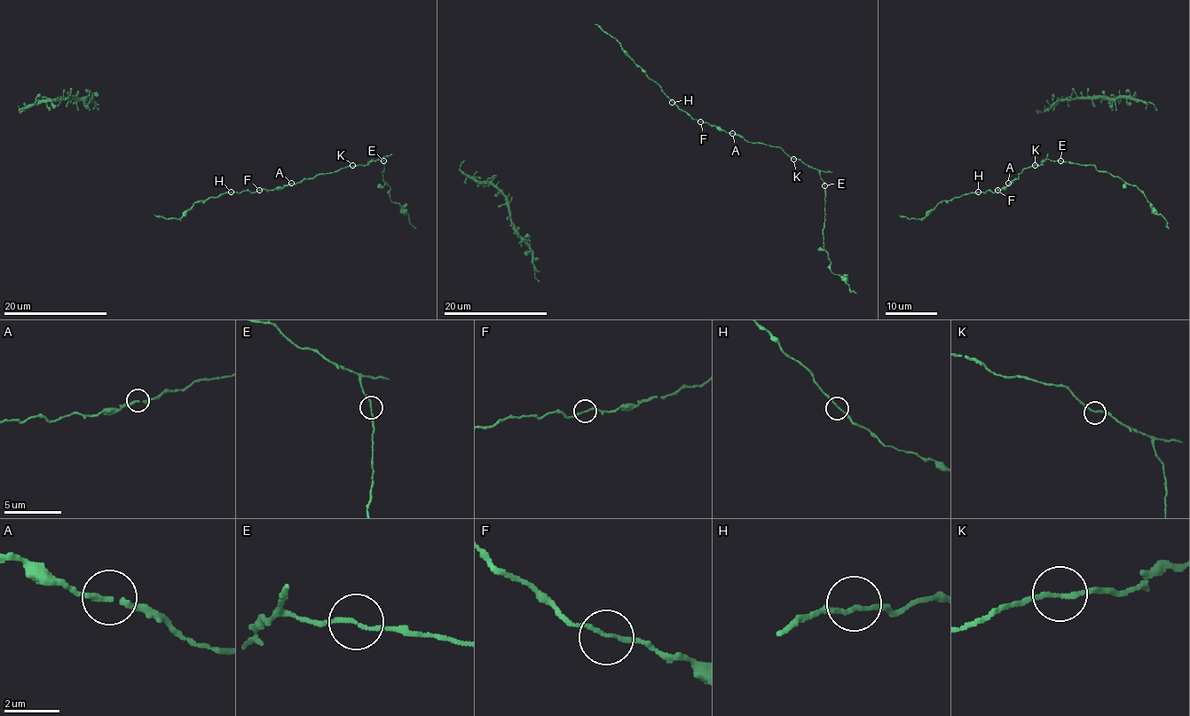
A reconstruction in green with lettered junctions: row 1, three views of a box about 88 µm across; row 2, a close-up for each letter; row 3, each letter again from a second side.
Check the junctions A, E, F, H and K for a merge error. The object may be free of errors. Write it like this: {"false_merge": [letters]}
{"false_merge": ["E"]}

